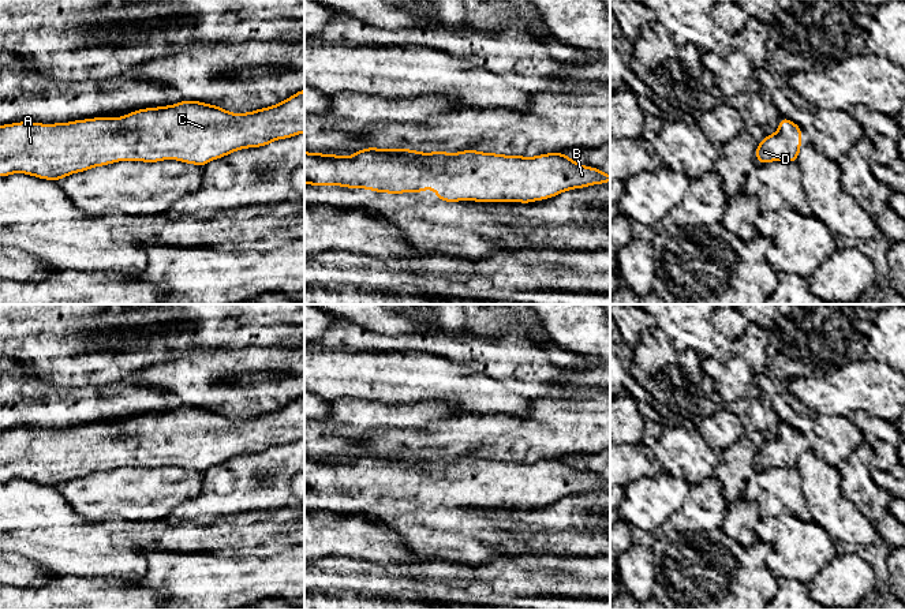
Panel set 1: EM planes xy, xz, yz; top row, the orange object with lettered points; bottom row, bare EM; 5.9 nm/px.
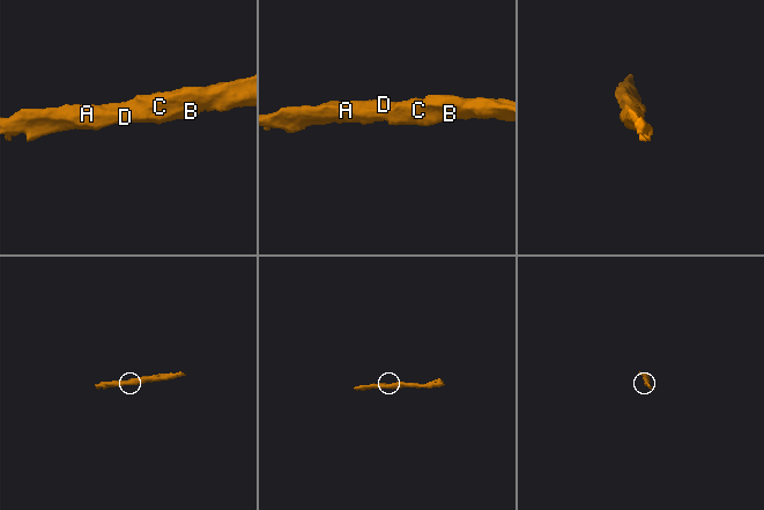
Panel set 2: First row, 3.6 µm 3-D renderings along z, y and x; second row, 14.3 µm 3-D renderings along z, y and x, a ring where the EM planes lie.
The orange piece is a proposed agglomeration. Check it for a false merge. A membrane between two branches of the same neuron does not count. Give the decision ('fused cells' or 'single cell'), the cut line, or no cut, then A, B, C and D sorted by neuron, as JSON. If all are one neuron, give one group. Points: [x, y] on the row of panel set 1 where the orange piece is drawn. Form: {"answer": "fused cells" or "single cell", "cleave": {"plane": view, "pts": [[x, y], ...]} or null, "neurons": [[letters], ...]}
{"answer": "single cell", "cleave": null, "neurons": [["A", "B", "C", "D"]]}

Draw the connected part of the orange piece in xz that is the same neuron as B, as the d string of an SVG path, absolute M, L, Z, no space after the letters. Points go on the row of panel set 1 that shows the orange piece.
M412 149L356 150L343 157L304 151L304 184L366 188L375 192L403 194L433 190L435 201L460 202L520 202L550 199L573 188L610 181L610 175L598 168L580 165L564 153L545 153L534 157L461 150L459 153L423 153Z

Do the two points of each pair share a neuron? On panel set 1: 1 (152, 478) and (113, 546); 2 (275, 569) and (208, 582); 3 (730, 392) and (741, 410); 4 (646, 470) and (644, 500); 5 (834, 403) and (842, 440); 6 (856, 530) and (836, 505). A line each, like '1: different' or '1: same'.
1: different
2: same
3: different
4: different
5: different
6: same

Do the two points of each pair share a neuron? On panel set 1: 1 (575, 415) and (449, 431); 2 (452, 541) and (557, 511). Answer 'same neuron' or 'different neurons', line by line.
1: same neuron
2: different neurons

